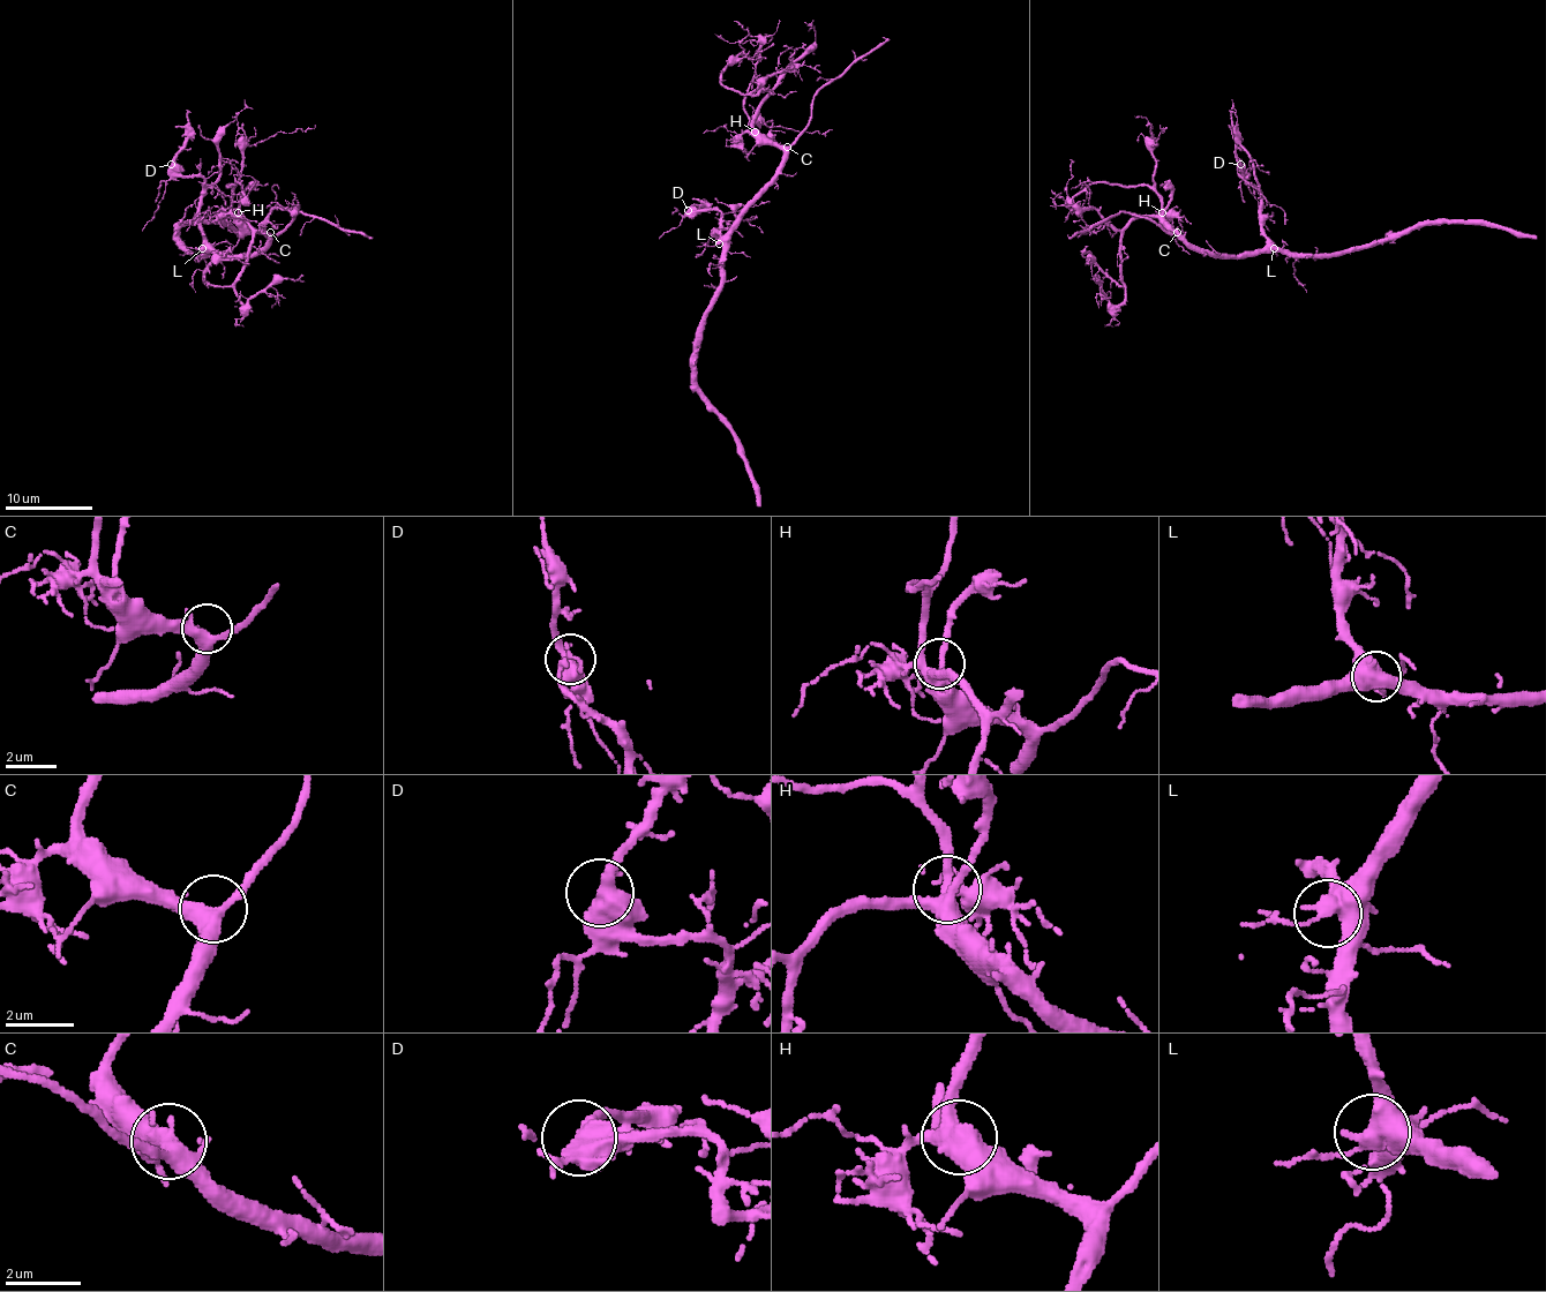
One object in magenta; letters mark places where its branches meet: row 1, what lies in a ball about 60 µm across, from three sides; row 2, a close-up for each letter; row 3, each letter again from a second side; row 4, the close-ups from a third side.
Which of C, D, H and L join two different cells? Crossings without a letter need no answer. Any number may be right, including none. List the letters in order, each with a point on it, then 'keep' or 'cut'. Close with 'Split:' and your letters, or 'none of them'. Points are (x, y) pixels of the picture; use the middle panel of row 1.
C: (787, 147) | keep
D: (688, 210) | keep
H: (755, 132) | keep
L: (719, 243) | keep
Split: none of them

